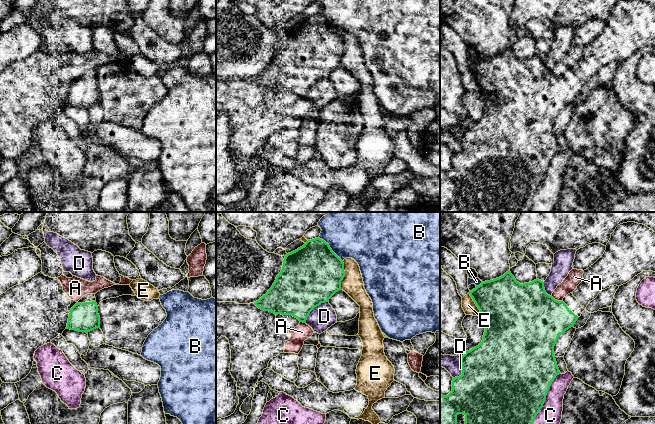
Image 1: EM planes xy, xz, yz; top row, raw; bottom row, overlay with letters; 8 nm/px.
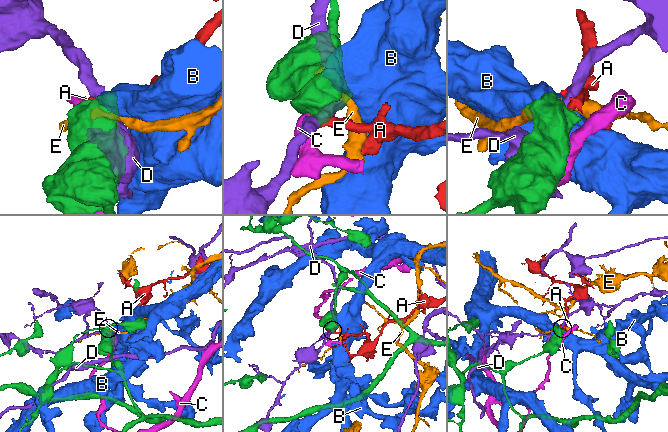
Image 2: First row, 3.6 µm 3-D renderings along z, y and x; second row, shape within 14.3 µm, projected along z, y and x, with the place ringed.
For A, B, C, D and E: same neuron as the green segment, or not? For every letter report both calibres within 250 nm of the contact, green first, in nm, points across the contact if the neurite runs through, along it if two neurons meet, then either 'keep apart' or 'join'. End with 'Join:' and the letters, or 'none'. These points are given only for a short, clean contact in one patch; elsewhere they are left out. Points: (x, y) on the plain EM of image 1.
A: 480 nm thick on the green side, 120 nm on the other; border along yz (551, 71), (561, 77); keep apart
B: 460 nm thick on the green side, 300 nm on the other; keep apart
C: 500 nm thick on the green side, 200 nm on the other; keep apart
D: 460 nm thick on the green side, 200 nm on the other; keep apart
E: 460 nm thick on the green side, 170 nm on the other; keep apart
Join: none

